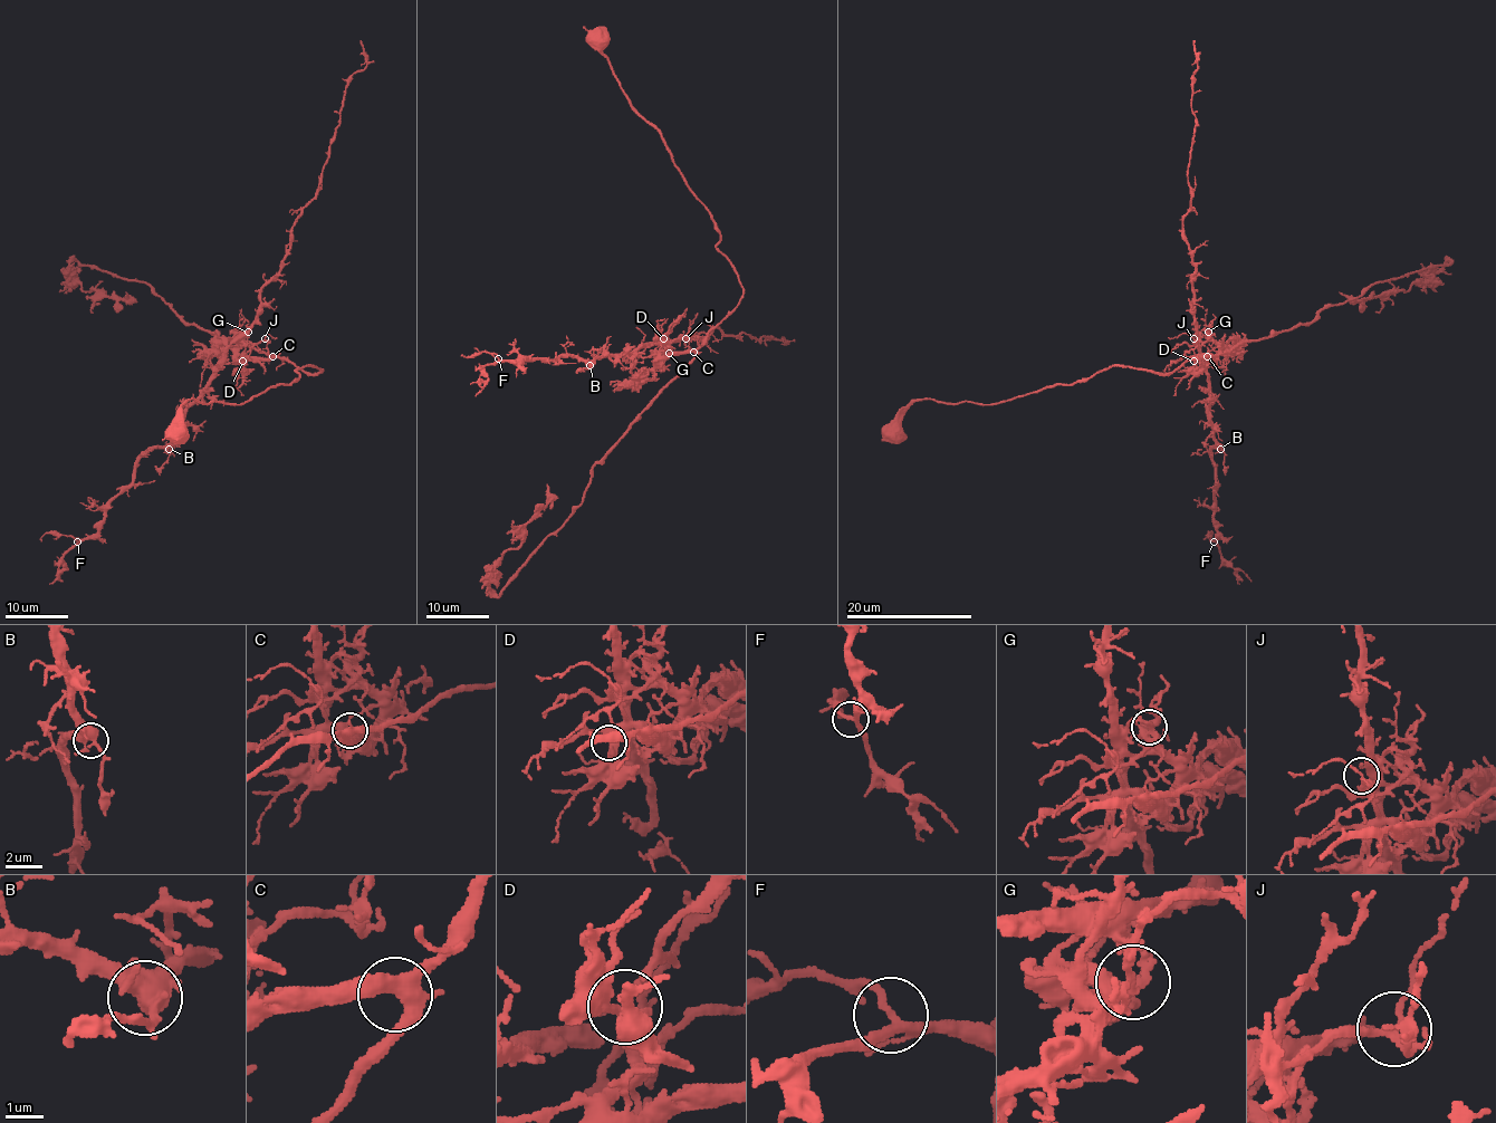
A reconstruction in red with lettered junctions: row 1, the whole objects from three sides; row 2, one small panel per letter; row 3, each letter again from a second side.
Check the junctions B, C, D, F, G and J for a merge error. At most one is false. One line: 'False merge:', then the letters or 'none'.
False merge: G

